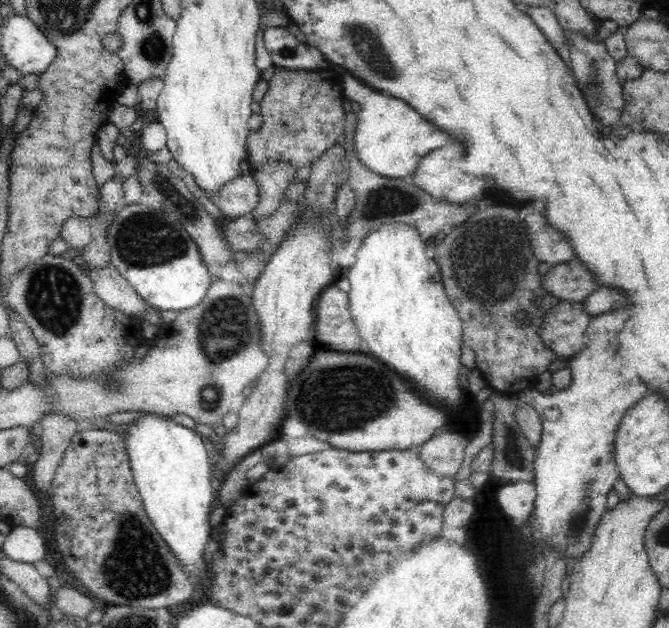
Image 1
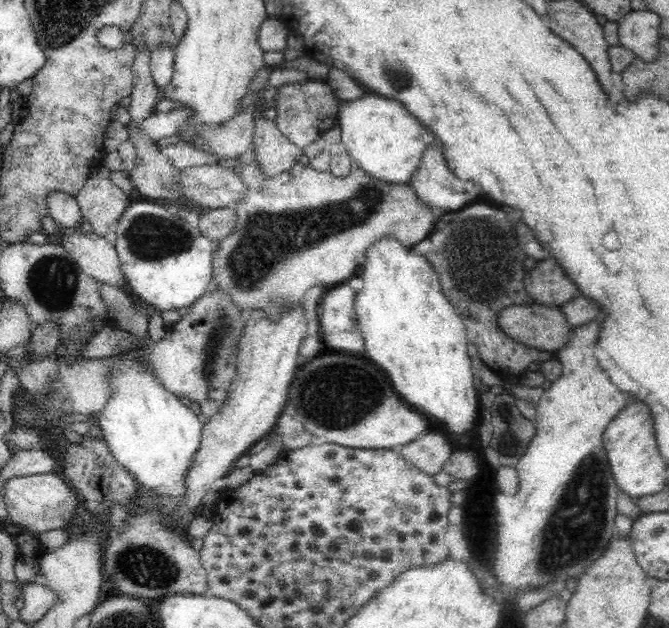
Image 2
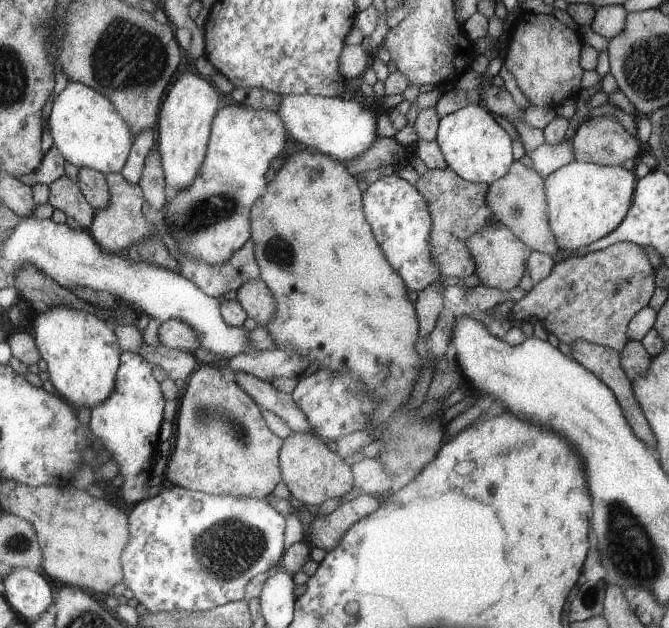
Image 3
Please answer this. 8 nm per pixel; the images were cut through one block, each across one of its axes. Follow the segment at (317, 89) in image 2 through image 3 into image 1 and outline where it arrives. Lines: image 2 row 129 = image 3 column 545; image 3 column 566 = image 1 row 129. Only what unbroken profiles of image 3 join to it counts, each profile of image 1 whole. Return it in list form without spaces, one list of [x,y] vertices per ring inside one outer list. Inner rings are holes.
[[[272,65],[274,71],[273,75],[268,81],[268,90],[266,90],[266,94],[260,100],[260,115],[262,115],[262,126],[258,128],[258,130],[250,130],[249,135],[247,136],[247,143],[245,146],[245,160],[247,162],[246,172],[252,173],[256,172],[262,165],[266,163],[271,163],[272,161],[278,161],[278,163],[288,163],[288,165],[292,165],[294,169],[300,170],[300,168],[304,166],[312,166],[316,161],[328,150],[331,149],[332,146],[337,142],[336,139],[338,136],[342,135],[344,132],[344,118],[345,112],[342,107],[342,103],[344,102],[344,94],[343,94],[343,86],[342,86],[342,73],[339,70],[336,70],[334,67],[329,66],[326,70],[311,70],[306,68],[296,68],[296,69],[288,69],[280,66]]]

